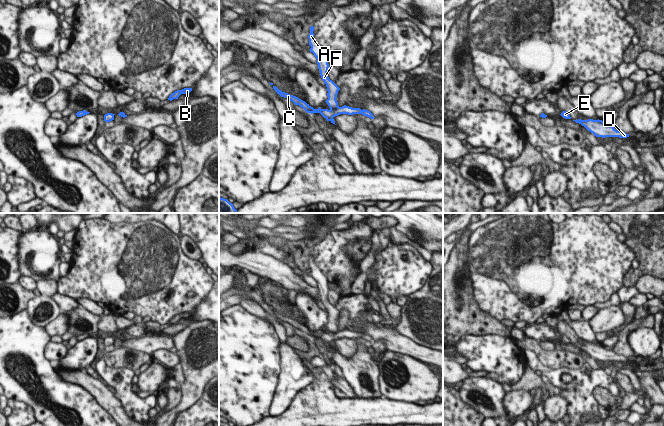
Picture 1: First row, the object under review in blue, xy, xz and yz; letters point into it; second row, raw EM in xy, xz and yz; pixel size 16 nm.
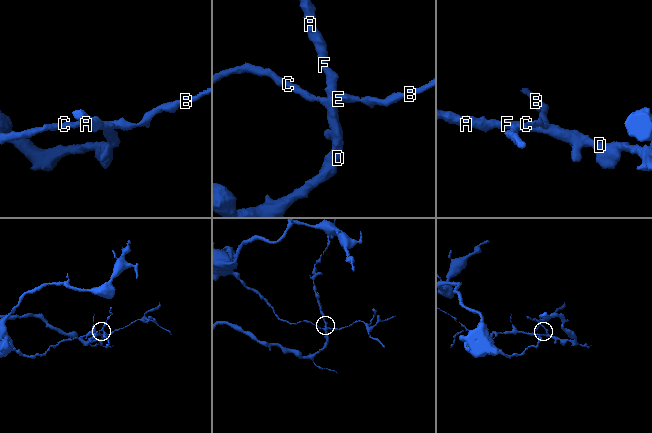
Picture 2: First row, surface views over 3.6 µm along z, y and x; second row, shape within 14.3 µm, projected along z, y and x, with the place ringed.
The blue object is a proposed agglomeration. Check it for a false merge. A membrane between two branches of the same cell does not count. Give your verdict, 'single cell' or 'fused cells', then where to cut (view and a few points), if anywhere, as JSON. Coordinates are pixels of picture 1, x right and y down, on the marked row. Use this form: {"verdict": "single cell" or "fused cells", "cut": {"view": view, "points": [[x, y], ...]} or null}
{"verdict": "fused cells", "cut": {"view": "xz", "points": [[338, 106], [330, 110]]}}

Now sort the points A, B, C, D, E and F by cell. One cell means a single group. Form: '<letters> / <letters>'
A D F / B C E

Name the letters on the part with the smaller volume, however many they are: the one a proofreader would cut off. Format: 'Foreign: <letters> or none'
Foreign: A, D, F

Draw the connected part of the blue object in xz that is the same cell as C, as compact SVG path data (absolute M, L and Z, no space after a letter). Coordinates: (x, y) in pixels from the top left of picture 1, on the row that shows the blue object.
M270 83L270 85L273 86L273 89L277 92L277 94L279 94L281 97L287 98L290 101L292 101L295 105L299 105L300 107L302 107L307 113L320 113L327 121L329 121L331 118L338 116L340 114L348 114L348 115L353 115L353 114L362 114L364 116L367 116L371 119L374 119L375 117L373 116L373 114L368 111L368 110L361 110L360 108L352 108L349 106L342 106L339 107L337 109L333 110L328 110L328 109L314 109L313 107L311 107L309 104L307 104L305 101L299 99L296 96L290 95L288 93L282 92L281 90L279 90L276 86L273 85L273 83Z

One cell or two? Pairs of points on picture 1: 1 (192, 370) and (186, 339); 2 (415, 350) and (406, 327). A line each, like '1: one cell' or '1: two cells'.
1: one cell
2: two cells

